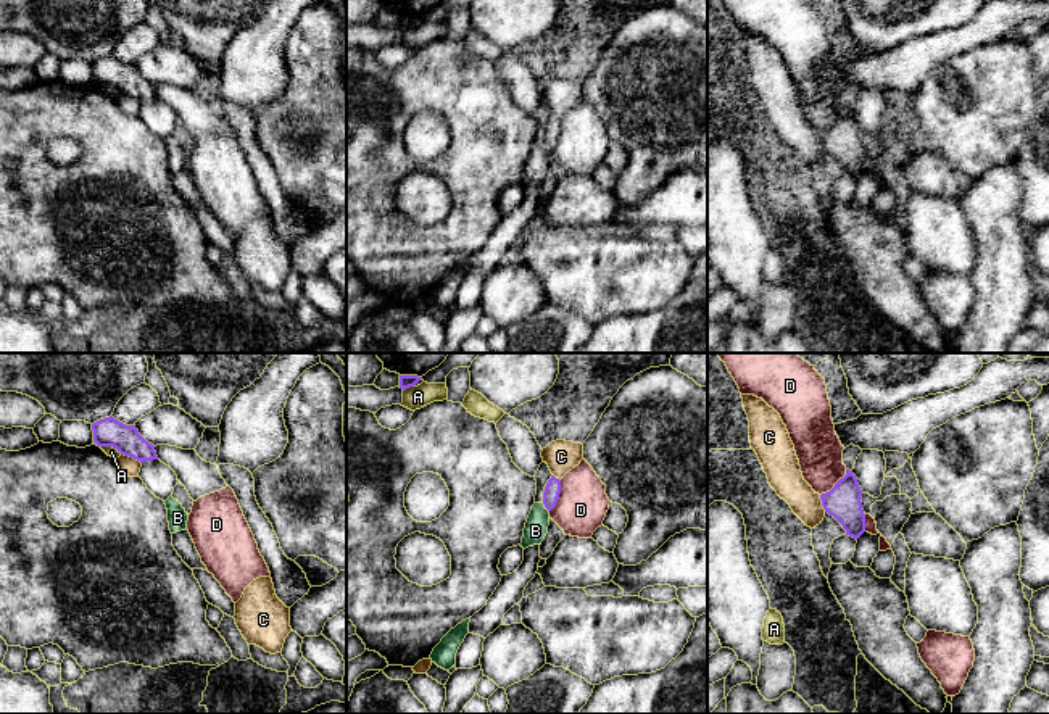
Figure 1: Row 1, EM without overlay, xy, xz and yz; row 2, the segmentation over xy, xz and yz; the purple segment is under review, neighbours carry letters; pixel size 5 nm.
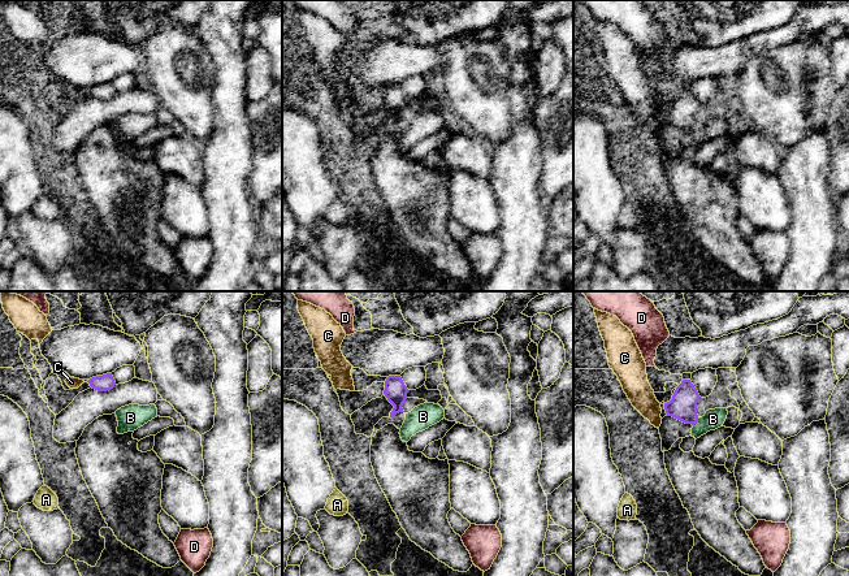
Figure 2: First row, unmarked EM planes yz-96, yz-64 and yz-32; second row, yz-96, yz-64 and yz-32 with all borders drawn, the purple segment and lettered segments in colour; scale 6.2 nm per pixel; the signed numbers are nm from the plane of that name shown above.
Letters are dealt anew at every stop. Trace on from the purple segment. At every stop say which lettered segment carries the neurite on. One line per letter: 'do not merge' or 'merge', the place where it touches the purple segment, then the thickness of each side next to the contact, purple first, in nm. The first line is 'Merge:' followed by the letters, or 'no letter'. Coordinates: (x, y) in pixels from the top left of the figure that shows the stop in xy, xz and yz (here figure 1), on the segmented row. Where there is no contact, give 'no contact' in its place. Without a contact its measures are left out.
Merge: no letter
A: do not merge; meets purple in xy at (111, 445); 140 nm thick on the purple side, 50 nm on the other
B: do not merge; meets purple in xz at (545, 506); 80 nm thick on the purple side, 120 nm on the other
C: do not merge; meets purple in xy at (131, 456); 140 nm thick on the purple side, 90 nm on the other
D: do not merge; meets purple in yz at (835, 484); 180 nm thick on the purple side, 220 nm on the other

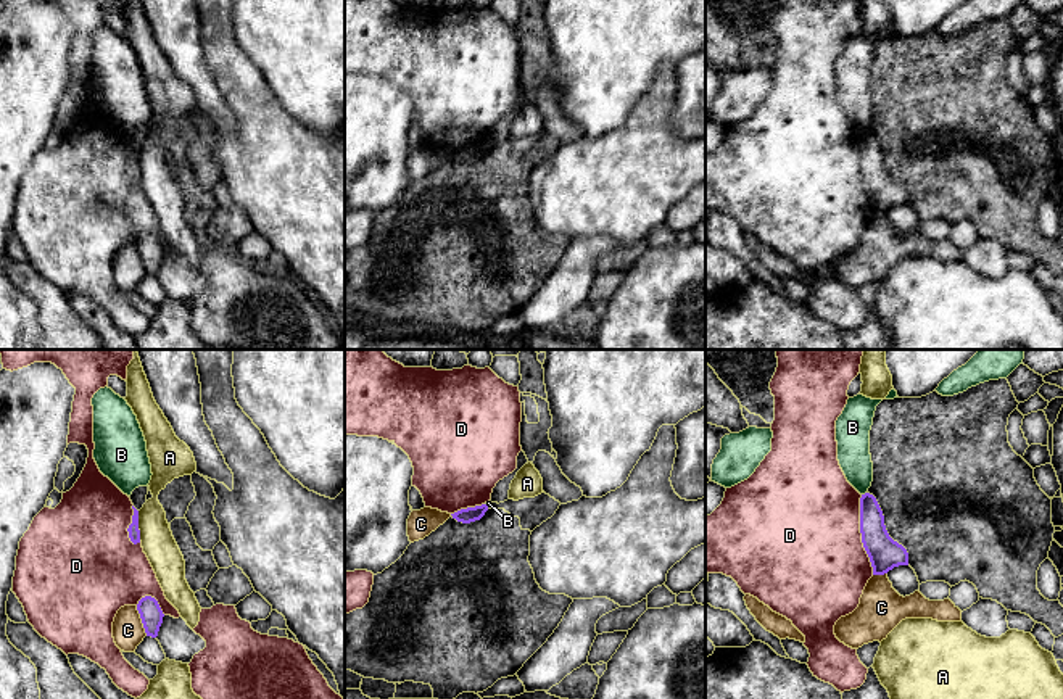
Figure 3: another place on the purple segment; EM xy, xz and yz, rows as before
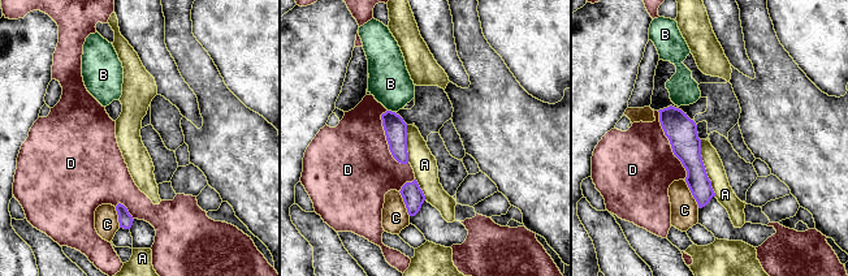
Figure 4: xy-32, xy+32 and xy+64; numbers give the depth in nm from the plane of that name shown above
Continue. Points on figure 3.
Merge: no letter
A: do not merge; meets purple in xy at (137, 525); 60 nm thick on the purple side, 160 nm on the other
B: do not merge; meets purple in yz at (865, 493); 140 nm thick on the purple side, 160 nm on the other
C: do not merge; meets purple in xy at (142, 620); 110 nm thick on the purple side, 160 nm on the other
D: do not merge; meets purple in yz at (862, 535); 160 nm thick on the purple side, 480 nm on the other

